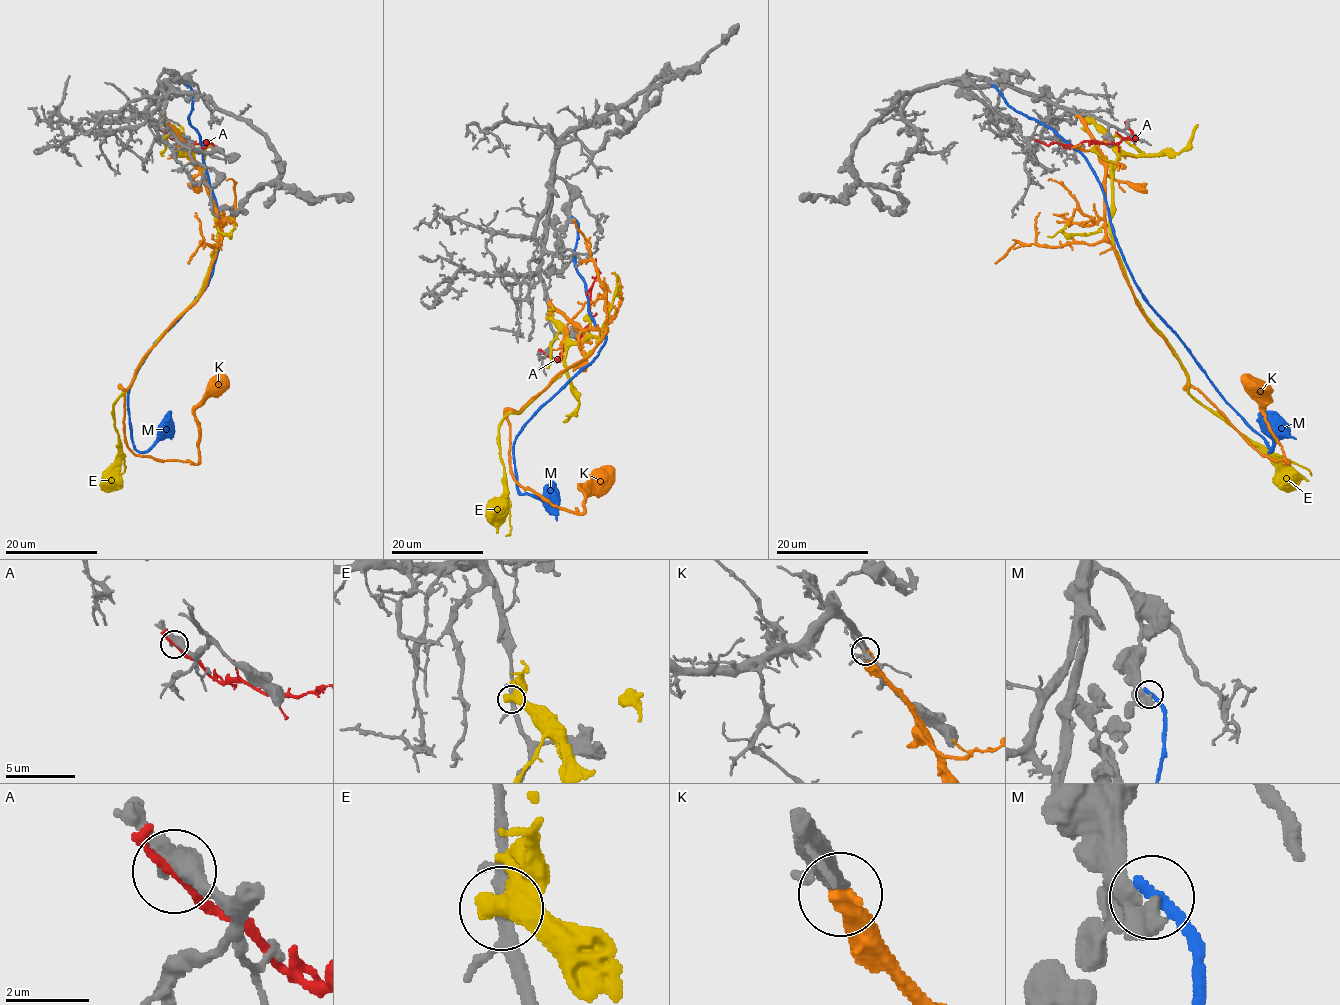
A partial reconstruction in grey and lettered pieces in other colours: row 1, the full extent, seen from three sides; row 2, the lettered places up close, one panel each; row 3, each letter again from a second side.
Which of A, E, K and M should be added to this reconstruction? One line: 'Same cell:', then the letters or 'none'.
Same cell: K

